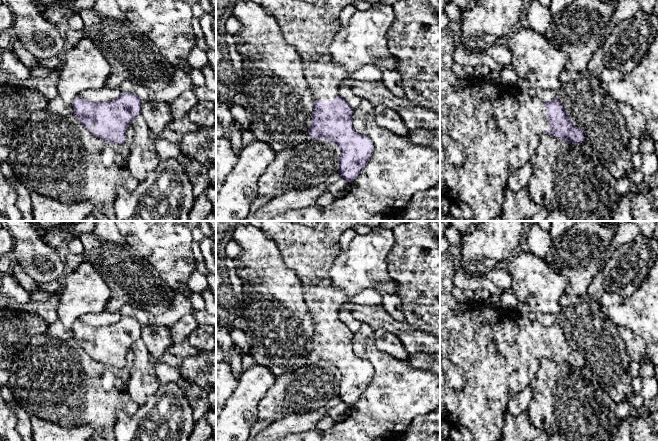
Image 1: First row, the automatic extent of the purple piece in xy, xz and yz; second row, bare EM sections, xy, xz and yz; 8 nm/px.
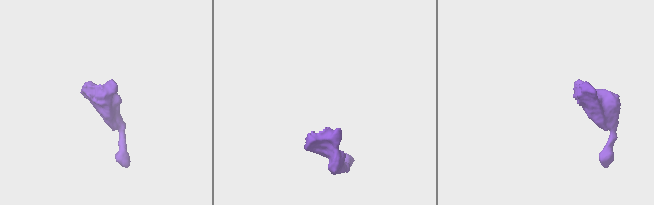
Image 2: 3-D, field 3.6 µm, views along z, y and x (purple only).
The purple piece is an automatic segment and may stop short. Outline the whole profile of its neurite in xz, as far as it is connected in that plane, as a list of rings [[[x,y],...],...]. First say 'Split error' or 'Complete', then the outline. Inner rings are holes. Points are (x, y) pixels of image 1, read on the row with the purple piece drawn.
Split error. [[[261,0],[263,9],[274,17],[284,39],[298,52],[303,62],[304,77],[315,99],[311,127],[308,129],[310,139],[324,139],[340,148],[338,173],[349,183],[354,181],[367,165],[374,145],[369,137],[355,131],[354,109],[338,94],[338,89],[345,79],[375,83],[383,81],[382,72],[374,65],[366,64],[358,70],[349,72],[335,63],[329,52],[330,45],[342,25],[341,12],[345,7],[358,1],[374,5],[382,0],[317,0],[312,4],[302,0]]]

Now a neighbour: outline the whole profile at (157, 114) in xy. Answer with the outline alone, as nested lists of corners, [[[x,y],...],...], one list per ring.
[[[142,101],[141,115],[155,135],[160,135],[167,124],[174,119],[171,107],[166,101]]]

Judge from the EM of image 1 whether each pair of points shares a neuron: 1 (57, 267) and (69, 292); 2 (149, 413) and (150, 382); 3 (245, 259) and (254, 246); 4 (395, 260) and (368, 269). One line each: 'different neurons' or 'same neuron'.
1: different neurons
2: different neurons
3: same neuron
4: different neurons

